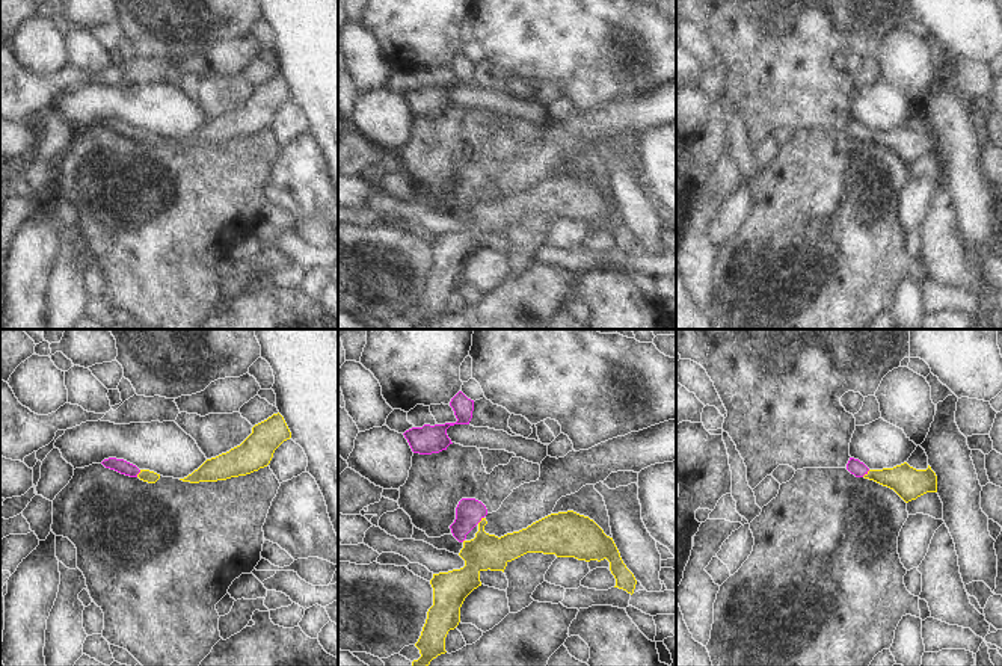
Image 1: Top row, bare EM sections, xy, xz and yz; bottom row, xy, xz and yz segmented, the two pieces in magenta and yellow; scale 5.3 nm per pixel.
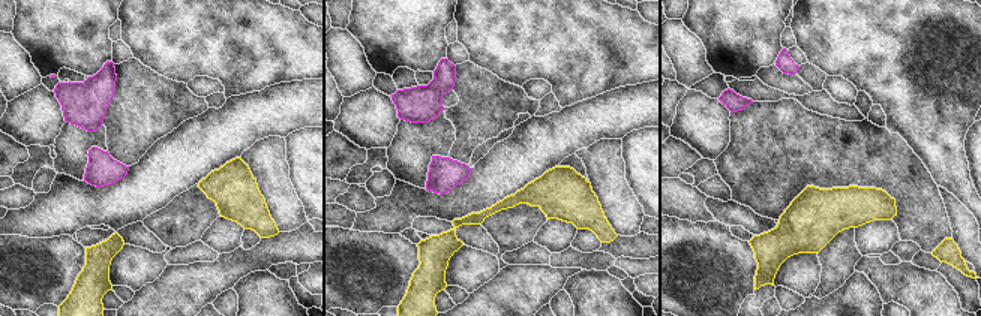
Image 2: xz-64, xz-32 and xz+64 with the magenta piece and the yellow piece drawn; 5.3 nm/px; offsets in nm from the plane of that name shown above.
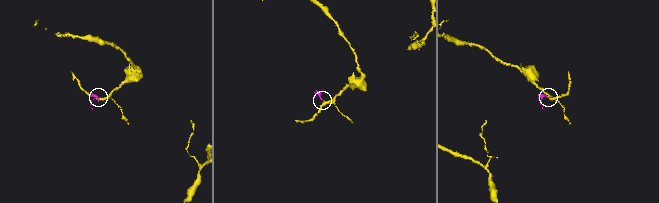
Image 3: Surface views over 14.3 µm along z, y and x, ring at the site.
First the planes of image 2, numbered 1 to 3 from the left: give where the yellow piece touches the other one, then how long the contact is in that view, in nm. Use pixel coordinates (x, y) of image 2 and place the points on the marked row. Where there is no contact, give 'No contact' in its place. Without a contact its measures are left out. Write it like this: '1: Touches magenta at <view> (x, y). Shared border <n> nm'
1: No contact
2: No contact
3: No contact.

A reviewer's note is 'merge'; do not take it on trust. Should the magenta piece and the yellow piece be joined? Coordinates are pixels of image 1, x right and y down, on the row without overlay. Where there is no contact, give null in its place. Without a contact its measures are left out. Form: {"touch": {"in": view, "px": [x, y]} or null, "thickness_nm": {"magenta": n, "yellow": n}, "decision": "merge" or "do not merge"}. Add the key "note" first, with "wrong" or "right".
{"note": "right", "touch": {"in": "yz", "px": [865, 135]}, "thickness_nm": {"magenta": 80, "yellow": 170}, "decision": "merge"}

